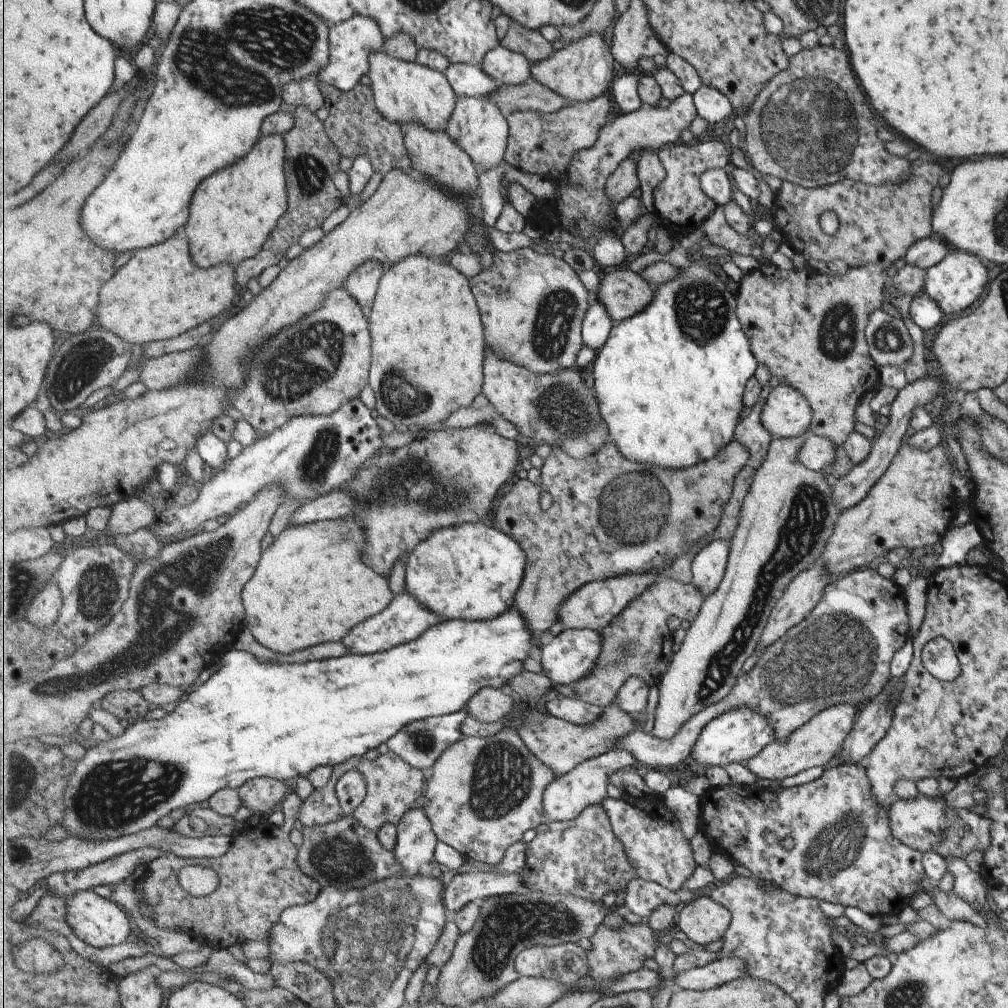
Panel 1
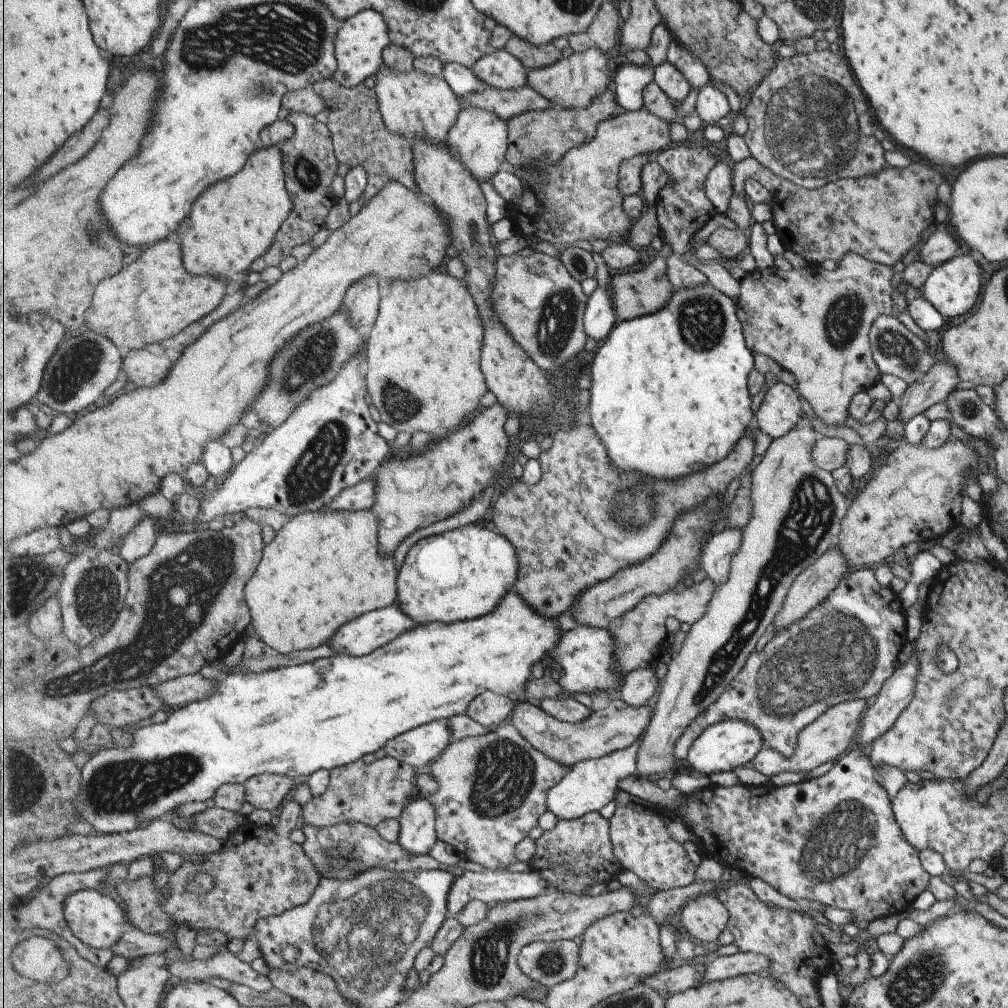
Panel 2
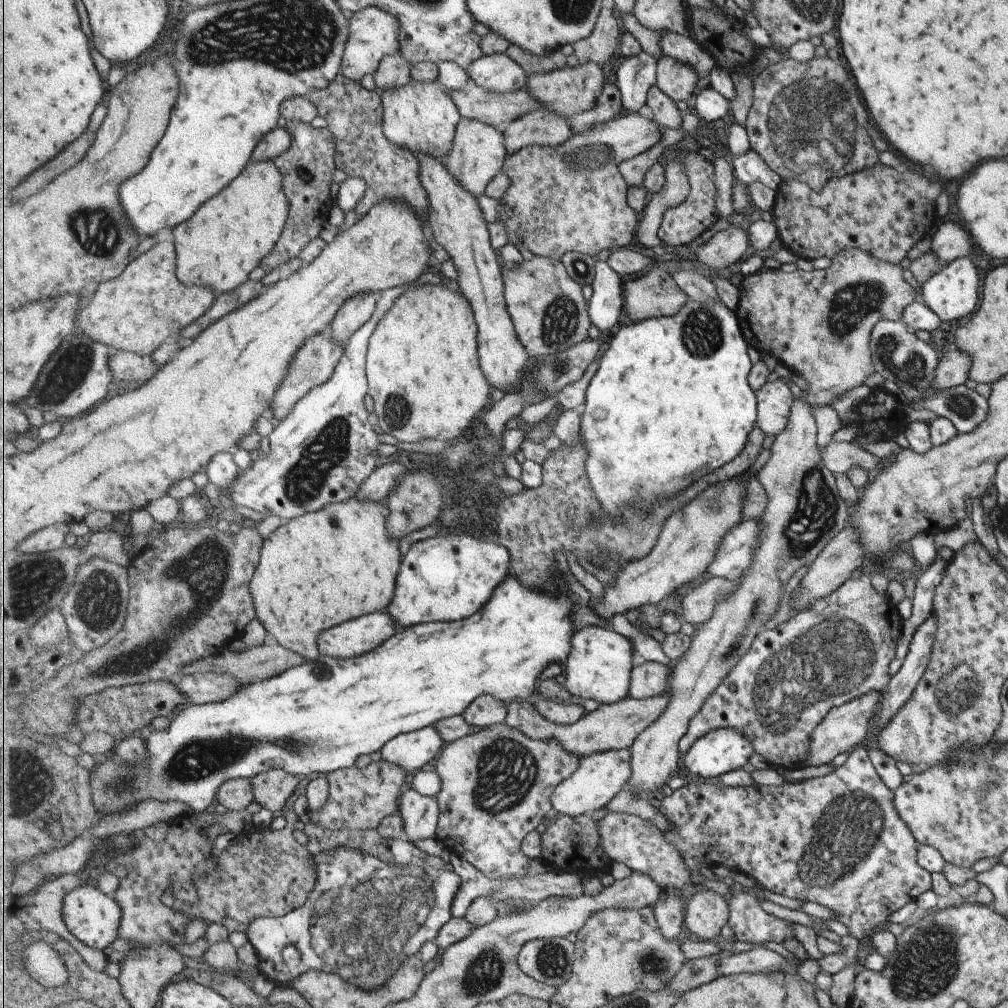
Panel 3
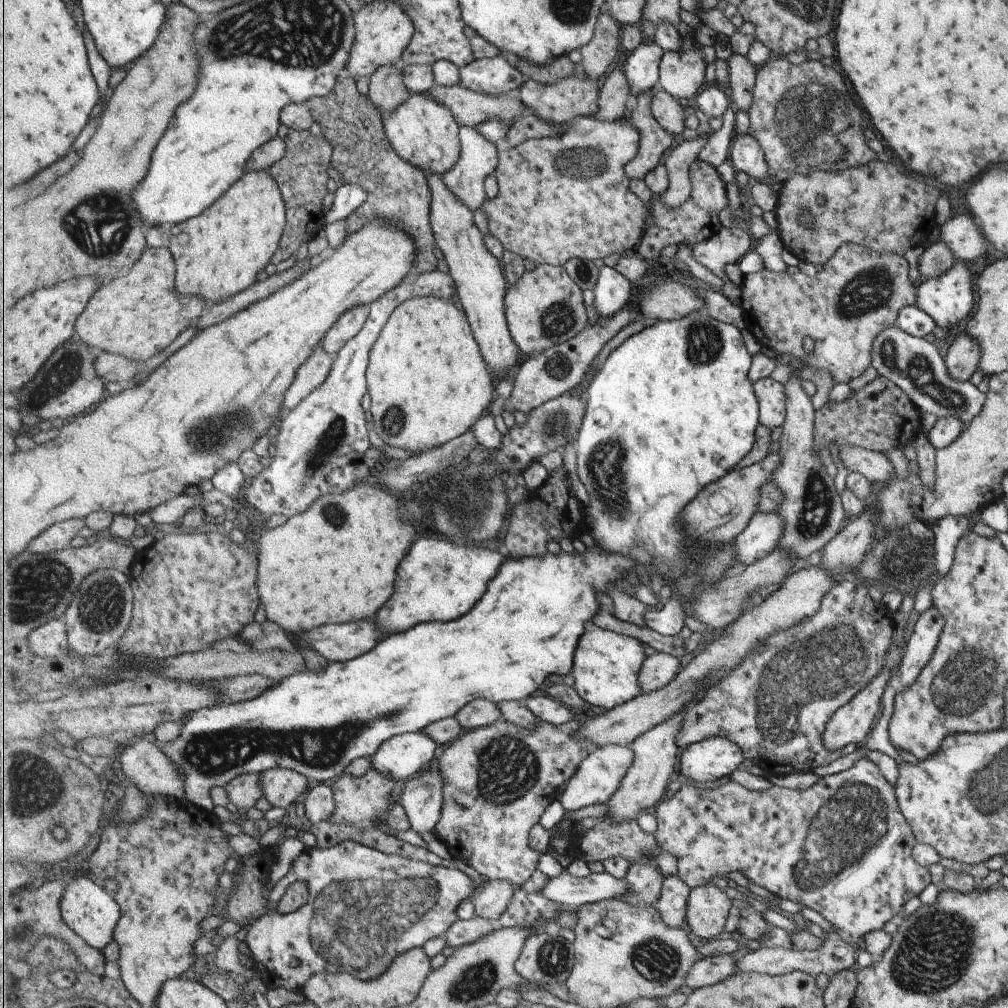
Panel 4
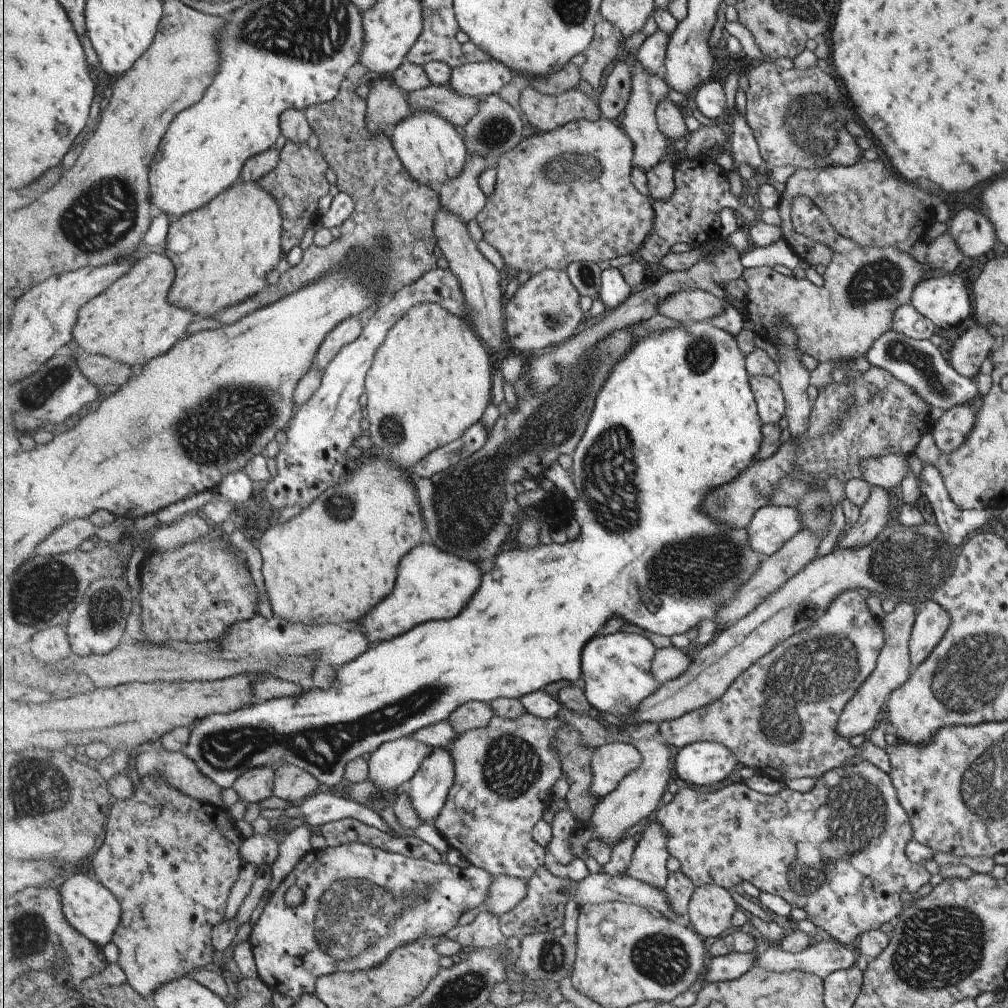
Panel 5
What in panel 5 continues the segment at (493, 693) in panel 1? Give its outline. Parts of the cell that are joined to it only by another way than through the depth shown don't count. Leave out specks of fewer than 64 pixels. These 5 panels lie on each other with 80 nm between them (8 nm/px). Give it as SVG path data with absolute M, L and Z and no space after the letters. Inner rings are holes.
M473 701L455 710L448 720L455 732L462 735L467 731L487 726L495 715L497 714L490 703Z

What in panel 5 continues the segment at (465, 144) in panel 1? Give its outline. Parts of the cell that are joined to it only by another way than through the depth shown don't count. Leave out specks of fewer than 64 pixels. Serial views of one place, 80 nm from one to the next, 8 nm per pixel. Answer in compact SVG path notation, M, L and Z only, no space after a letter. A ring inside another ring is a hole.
M478 153L470 155L470 164L459 179L441 185L440 206L457 215L464 223L475 221L487 204L488 196L480 185L480 176L487 168L487 160Z

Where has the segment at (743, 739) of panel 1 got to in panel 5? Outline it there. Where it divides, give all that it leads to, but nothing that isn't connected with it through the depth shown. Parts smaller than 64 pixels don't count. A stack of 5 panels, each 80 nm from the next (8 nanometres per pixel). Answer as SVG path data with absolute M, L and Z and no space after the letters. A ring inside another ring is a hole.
M697 741L678 750L674 768L679 778L692 786L713 786L725 782L737 763L738 758L725 745Z

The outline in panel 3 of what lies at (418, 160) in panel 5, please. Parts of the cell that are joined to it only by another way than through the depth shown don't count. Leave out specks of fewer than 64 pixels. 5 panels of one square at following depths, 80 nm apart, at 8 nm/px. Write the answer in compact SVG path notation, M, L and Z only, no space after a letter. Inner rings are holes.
M412 81L400 89L385 89L381 94L384 104L384 133L390 141L415 154L446 160L456 140L457 126L462 116L452 96L437 81Z

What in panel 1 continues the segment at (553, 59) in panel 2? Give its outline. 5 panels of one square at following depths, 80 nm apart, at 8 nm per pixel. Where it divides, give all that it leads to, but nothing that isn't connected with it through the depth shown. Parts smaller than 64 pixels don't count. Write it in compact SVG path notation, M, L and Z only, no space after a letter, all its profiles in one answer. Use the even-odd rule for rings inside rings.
M515 21L510 22L501 44L512 51L523 53L533 65L548 59L556 51L543 34L526 29Z

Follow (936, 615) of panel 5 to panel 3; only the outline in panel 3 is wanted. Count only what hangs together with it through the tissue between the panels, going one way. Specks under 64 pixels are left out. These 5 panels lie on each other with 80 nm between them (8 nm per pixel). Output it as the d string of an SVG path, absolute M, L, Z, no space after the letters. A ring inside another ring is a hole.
M925 617L913 633L903 662L886 684L887 692L881 695L881 709L877 715L880 728L895 714L895 711L911 696L915 685L930 659L930 650L936 634L936 618Z

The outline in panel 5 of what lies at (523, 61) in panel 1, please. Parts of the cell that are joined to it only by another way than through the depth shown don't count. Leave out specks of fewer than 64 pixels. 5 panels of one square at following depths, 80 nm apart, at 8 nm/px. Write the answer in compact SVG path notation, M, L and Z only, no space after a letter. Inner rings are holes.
M495 59L484 63L465 63L453 68L448 85L460 95L482 99L497 92L511 82L515 72Z

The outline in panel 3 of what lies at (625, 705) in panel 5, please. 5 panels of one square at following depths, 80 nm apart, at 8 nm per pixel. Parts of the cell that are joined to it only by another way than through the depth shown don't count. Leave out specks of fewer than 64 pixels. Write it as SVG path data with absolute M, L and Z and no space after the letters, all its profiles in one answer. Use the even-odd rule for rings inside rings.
M595 625L585 626L573 635L572 652L566 664L565 686L579 700L591 698L600 705L610 705L630 696L632 674L639 662L633 642L615 632Z

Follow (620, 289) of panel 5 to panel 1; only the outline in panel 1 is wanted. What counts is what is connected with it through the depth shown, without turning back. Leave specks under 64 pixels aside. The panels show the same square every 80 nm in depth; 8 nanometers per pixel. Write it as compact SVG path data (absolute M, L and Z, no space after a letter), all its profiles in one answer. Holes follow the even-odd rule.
M593 295L582 328L586 346L597 354L609 340L614 325L615 322L612 321L607 307Z

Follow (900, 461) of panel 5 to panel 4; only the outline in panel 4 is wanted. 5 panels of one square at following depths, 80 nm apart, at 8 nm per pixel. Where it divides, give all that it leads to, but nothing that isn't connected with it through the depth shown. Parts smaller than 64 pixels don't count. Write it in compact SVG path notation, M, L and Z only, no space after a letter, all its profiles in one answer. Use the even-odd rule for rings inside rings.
M845 447L836 451L847 471L861 474L870 483L881 485L895 478L893 465L883 453L861 447Z

